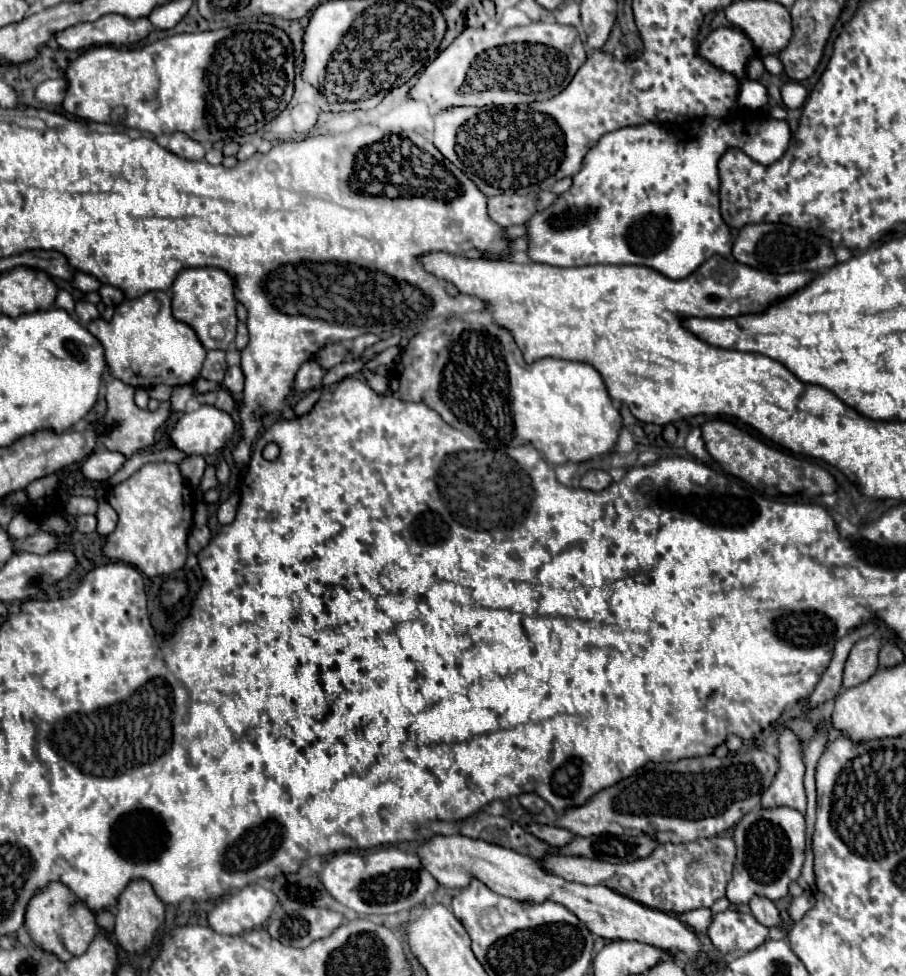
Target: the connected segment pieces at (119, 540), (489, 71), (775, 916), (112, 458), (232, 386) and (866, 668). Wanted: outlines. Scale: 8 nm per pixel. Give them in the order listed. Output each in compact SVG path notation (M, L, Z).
M147 462L125 482L111 488L107 502L117 512L117 528L107 536L103 548L107 558L127 562L147 574L167 576L185 566L187 534L193 524L193 494L187 486L179 464Z
M531 22L527 24L527 38L523 28L517 32L509 30L507 36L503 32L495 34L495 38L483 28L467 28L447 50L427 64L411 90L411 98L427 102L433 114L449 106L531 104L553 98L561 92L561 86L567 88L583 62L585 48L573 26Z
M753 896L753 898L749 900L749 908L751 908L753 916L755 916L761 924L765 924L765 926L769 926L769 928L773 928L773 926L781 926L779 910L777 910L777 906L775 906L769 898Z
M93 452L81 466L81 474L89 480L107 480L111 478L125 462L125 456L119 452Z
M231 366L225 374L225 380L223 380L223 386L233 394L233 396L239 396L243 392L243 384L245 384L245 376L243 376L243 370L239 366Z
M867 636L853 644L843 670L843 688L859 686L861 682L867 682L877 672L879 646L881 646L879 636Z

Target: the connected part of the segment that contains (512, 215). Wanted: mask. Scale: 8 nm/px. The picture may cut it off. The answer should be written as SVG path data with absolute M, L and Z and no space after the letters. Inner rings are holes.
M551 190L533 192L525 196L493 196L489 200L489 216L503 228L509 228L513 224L525 224L535 212L549 208L555 200L557 194L553 194Z

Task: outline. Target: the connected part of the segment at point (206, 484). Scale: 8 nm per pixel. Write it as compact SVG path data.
M209 464L209 466L205 468L205 474L203 474L199 486L201 486L203 492L207 492L209 488L217 488L217 478L215 478L215 466L213 466L213 464Z

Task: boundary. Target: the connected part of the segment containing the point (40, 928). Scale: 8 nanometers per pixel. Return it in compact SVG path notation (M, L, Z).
M49 882L45 888L37 890L27 908L25 908L25 926L27 934L37 946L57 954L61 960L81 956L87 950L87 944L99 934L95 916L63 882Z

